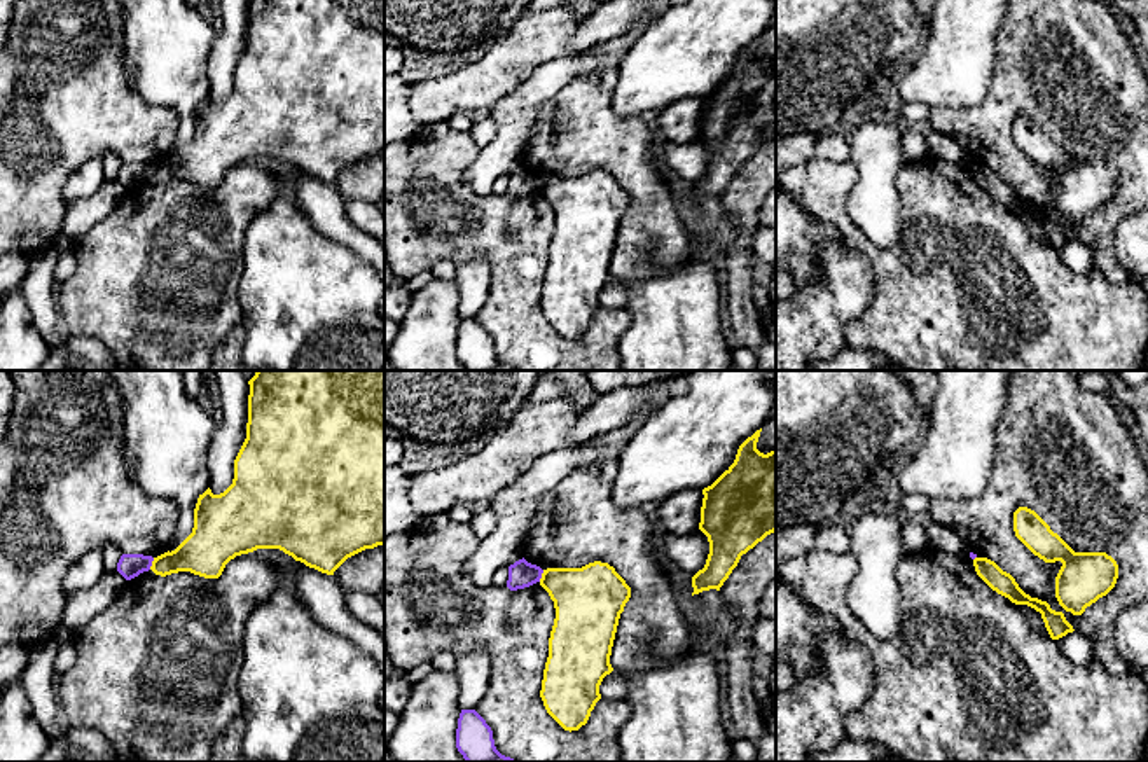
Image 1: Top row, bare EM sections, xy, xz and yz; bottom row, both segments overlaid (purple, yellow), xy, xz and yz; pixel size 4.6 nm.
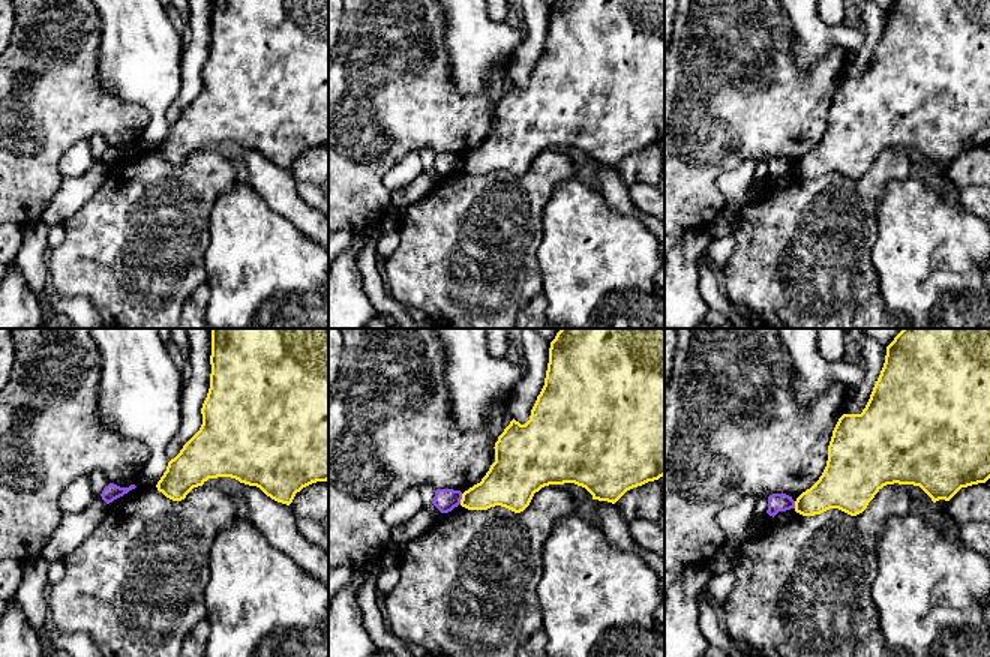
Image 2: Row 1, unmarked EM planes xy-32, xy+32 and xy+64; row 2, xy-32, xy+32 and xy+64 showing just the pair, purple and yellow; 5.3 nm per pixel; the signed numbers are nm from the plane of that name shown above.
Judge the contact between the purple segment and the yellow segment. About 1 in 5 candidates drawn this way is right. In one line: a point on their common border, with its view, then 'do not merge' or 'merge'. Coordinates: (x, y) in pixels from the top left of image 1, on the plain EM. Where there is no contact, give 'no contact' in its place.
xy (151, 172) | do not merge

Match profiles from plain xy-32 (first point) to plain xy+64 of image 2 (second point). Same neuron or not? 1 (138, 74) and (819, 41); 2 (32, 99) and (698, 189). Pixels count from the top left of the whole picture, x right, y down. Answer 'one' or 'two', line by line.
1: one
2: one

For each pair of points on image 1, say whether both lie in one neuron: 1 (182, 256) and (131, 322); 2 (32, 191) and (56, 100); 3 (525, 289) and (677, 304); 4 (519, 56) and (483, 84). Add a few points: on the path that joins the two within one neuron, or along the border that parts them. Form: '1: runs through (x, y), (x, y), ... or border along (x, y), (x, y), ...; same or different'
1: runs through (166, 271), (158, 280), (158, 290), (142, 306); same
2: runs through (44, 168), (44, 147), (51, 140), (53, 123); same
3: border along (624, 306), (631, 315), (631, 324), (617, 346); different
4: runs through (511, 60), (491, 77); same

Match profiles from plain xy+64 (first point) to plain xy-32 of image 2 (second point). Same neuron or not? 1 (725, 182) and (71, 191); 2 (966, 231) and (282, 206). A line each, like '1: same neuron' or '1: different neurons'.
1: different neurons
2: different neurons

